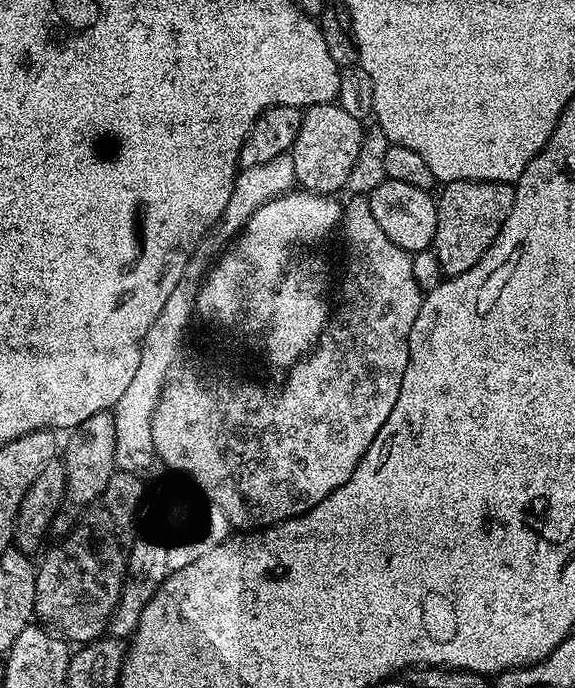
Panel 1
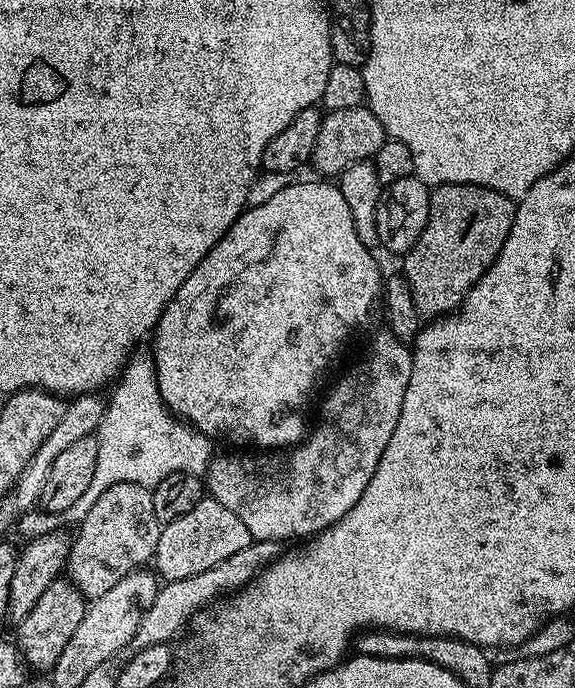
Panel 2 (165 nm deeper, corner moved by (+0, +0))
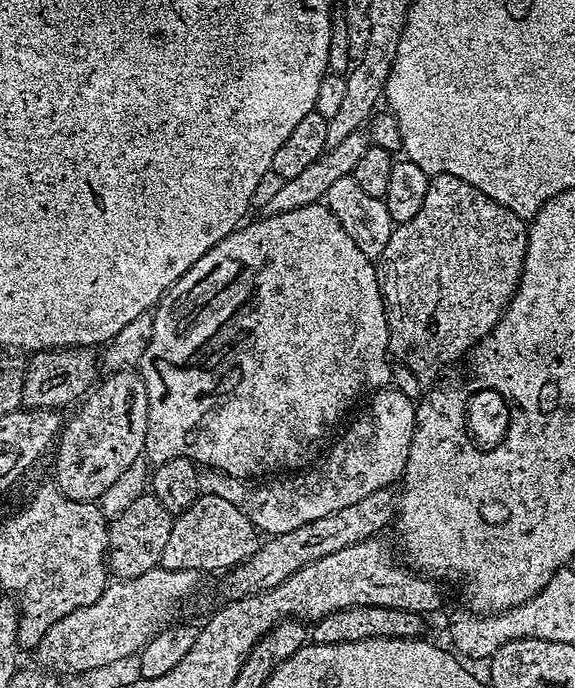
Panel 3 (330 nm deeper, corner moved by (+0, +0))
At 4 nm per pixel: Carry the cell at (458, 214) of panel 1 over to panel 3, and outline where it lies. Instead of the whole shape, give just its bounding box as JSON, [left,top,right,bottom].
[378,174,528,382]

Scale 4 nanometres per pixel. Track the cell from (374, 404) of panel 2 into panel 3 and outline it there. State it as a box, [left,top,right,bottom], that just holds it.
[247,386,417,538]

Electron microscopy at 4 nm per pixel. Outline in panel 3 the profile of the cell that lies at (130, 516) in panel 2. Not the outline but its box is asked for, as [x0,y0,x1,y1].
[106,494,173,580]

